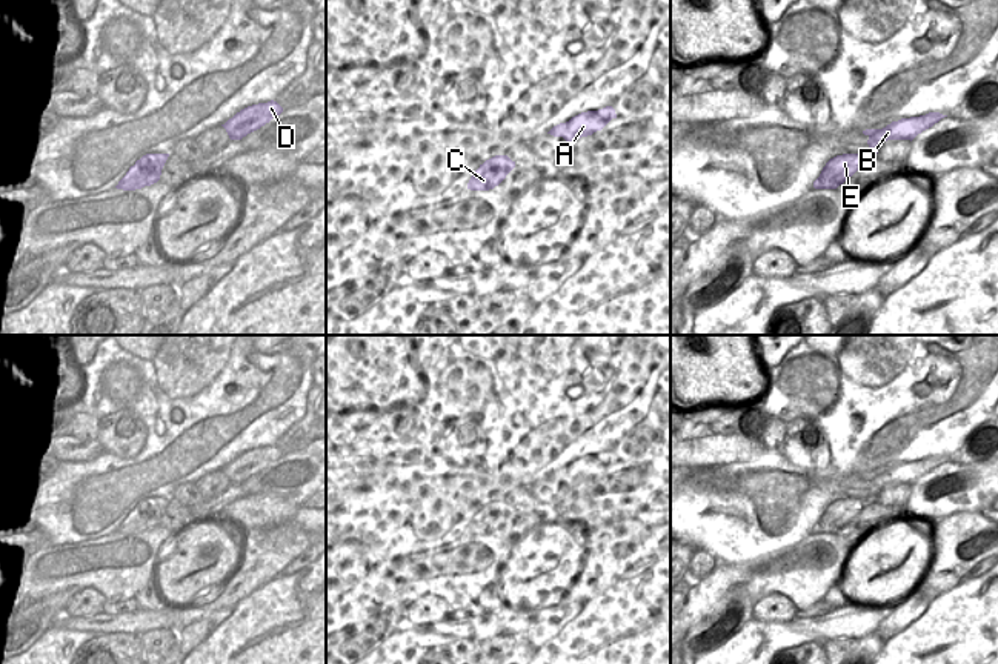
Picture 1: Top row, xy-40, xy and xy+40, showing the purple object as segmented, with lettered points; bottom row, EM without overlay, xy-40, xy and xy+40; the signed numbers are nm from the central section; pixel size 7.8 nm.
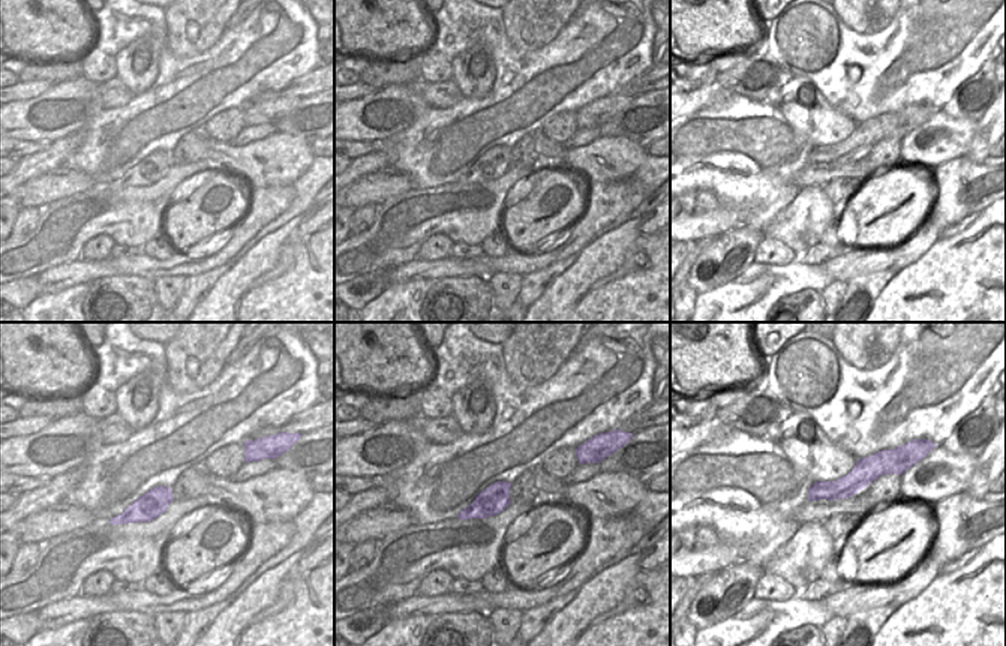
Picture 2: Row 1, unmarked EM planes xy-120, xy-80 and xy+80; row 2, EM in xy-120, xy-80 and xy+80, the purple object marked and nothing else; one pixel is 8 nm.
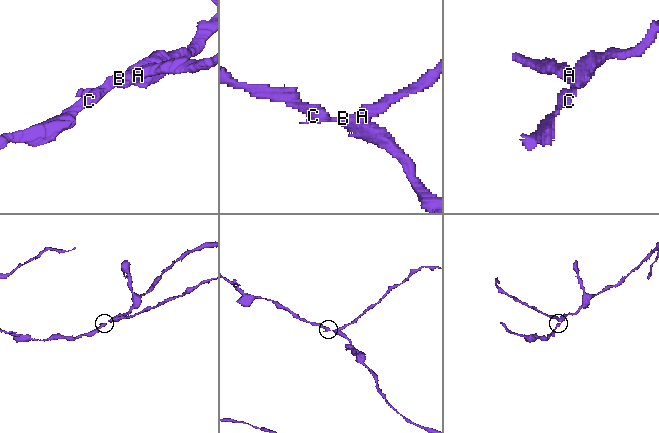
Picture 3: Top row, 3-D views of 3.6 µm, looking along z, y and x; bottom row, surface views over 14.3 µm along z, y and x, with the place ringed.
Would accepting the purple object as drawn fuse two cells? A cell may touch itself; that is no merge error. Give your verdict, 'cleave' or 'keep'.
cleave

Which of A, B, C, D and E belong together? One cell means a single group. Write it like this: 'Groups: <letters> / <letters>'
Groups: A D / B C E.

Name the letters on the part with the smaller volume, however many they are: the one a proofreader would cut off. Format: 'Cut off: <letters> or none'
Cut off: A, D.

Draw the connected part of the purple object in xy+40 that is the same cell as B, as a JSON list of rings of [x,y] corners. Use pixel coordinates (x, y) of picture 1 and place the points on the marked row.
[[[910,117],[910,118],[901,118],[898,121],[892,121],[883,129],[866,129],[863,131],[863,134],[869,137],[867,144],[870,152],[877,155],[880,146],[887,140],[912,141],[920,134],[918,126],[920,123],[915,123],[913,117]]]

